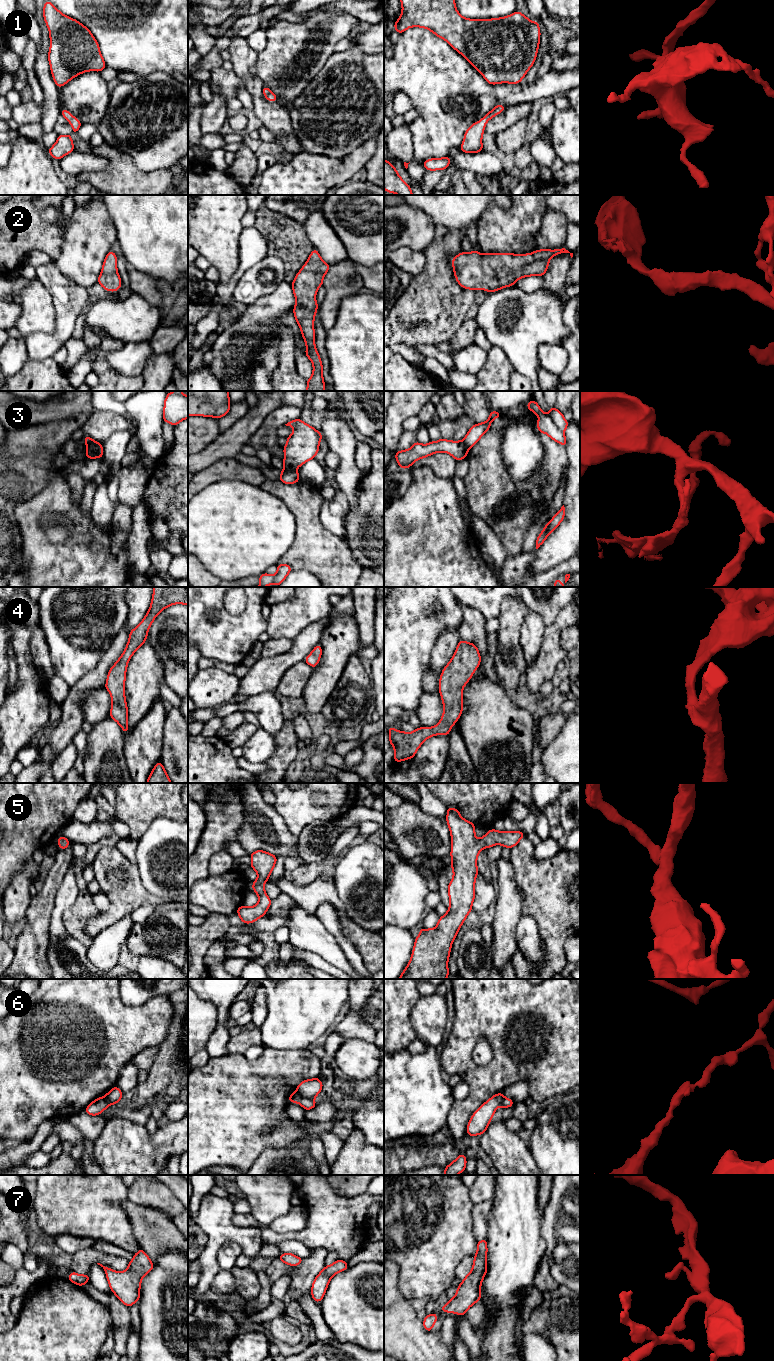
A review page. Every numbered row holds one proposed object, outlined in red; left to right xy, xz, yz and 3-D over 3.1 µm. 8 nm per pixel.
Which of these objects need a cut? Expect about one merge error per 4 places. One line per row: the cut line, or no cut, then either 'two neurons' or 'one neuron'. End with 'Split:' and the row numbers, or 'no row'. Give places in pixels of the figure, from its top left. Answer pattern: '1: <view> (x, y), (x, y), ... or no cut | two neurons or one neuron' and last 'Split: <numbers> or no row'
1: no cut | one neuron
2: no cut | one neuron
3: xz (284, 467), (294, 470) | two neurons
4: no cut | one neuron
5: no cut | one neuron
6: xz (296, 1090), (302, 1096), (312, 1099) | two neurons
7: no cut | one neuron
Split: 3, 6

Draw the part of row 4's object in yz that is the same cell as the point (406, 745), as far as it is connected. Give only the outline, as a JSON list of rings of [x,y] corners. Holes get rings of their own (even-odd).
[[[460,639],[459,644],[455,650],[450,662],[444,667],[439,680],[439,693],[442,698],[444,710],[442,718],[434,727],[421,727],[413,732],[406,733],[404,731],[396,731],[393,726],[389,727],[389,741],[390,745],[394,746],[394,762],[401,762],[407,759],[412,759],[416,754],[422,743],[434,736],[445,735],[448,736],[452,726],[458,721],[463,711],[462,691],[467,682],[472,678],[473,673],[477,670],[481,662],[481,656],[476,645],[468,643]]]

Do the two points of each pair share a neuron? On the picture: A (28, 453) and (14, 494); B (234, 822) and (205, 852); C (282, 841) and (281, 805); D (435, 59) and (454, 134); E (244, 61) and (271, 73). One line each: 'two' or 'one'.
A: one
B: one
C: two
D: one
E: two

